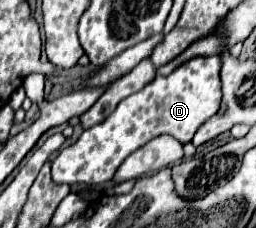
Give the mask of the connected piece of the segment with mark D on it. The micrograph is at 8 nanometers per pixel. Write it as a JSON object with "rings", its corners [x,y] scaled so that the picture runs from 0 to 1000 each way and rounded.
{"rings":[[[855,246],[754,254],[746,281],[715,281],[660,333],[613,329],[559,395],[488,430],[457,456],[449,491],[418,509],[395,544],[355,553],[316,588],[316,605],[238,658],[207,702],[207,789],[246,807],[395,807],[449,772],[473,711],[566,640],[582,614],[660,588],[707,632],[746,623],[754,588],[785,544],[816,526],[855,482],[863,456],[863,351],[855,351],[863,263]]]}

